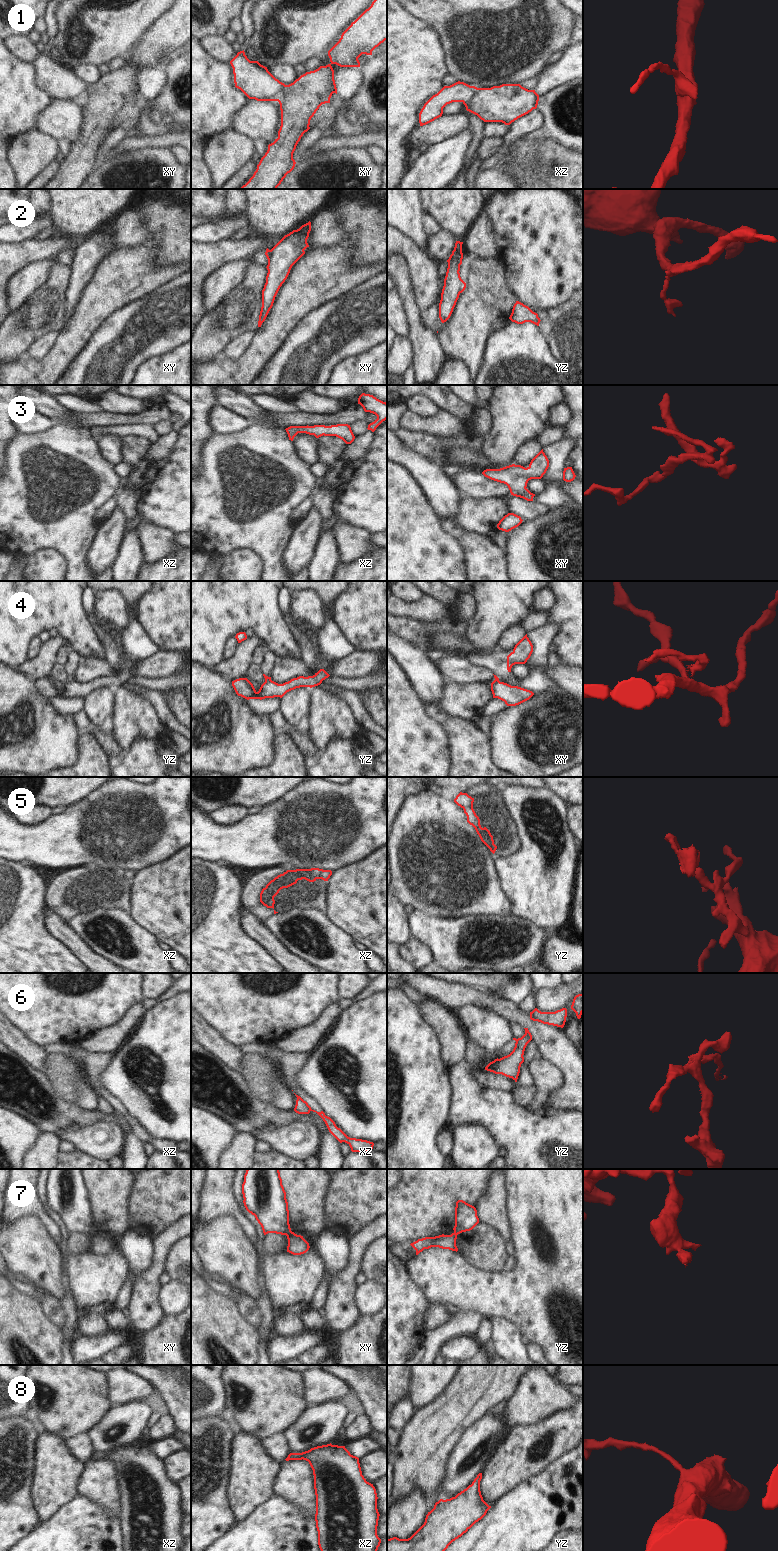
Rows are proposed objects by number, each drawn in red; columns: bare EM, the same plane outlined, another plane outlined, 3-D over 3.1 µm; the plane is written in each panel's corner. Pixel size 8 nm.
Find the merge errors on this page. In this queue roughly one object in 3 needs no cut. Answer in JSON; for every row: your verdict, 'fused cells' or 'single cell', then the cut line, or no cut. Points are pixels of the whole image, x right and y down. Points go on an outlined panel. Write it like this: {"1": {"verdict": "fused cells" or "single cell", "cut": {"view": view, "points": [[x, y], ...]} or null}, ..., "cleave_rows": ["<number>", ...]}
{"1": {"verdict": "fused cells", "cut": {"view": "xz", "points": [[478, 88], [472, 102], [466, 109]]}}, "2": {"verdict": "fused cells", "cut": {"view": "yz", "points": [[453, 250], [459, 265]]}}, "3": {"verdict": "single cell", "cut": null}, "4": {"verdict": "fused cells", "cut": {"view": "yz", "points": [[265, 679], [270, 680]]}}, "5": {"verdict": "fused cells", "cut": {"view": "xz", "points": [[309, 869], [315, 879]]}}, "6": {"verdict": "fused cells", "cut": {"view": "xz", "points": [[297, 1097], [311, 1110]]}}, "7": {"verdict": "fused cells", "cut": {"view": "xy", "points": [[291, 1231], [286, 1235]]}}, "8": {"verdict": "single cell", "cut": null}, "cleave_rows": ["1", "2", "4", "5", "6", "7"]}

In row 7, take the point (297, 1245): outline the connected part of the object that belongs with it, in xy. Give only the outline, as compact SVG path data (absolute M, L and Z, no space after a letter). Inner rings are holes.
M292 1231L286 1236L288 1239L287 1252L293 1255L301 1255L309 1250L309 1243L303 1238L303 1236L297 1235Z

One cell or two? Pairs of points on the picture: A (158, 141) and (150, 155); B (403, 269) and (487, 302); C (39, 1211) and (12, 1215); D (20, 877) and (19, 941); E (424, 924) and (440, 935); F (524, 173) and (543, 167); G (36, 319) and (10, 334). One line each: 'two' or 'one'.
A: two
B: two
C: one
D: one
E: one
F: one
G: one

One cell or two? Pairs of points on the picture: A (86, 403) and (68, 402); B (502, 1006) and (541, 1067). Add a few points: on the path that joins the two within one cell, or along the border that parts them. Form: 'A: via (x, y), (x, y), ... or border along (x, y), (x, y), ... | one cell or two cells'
A: via (82, 403), (72, 403) | one cell
B: border along (540, 1057), (549, 1061), (560, 1070) | two cells

